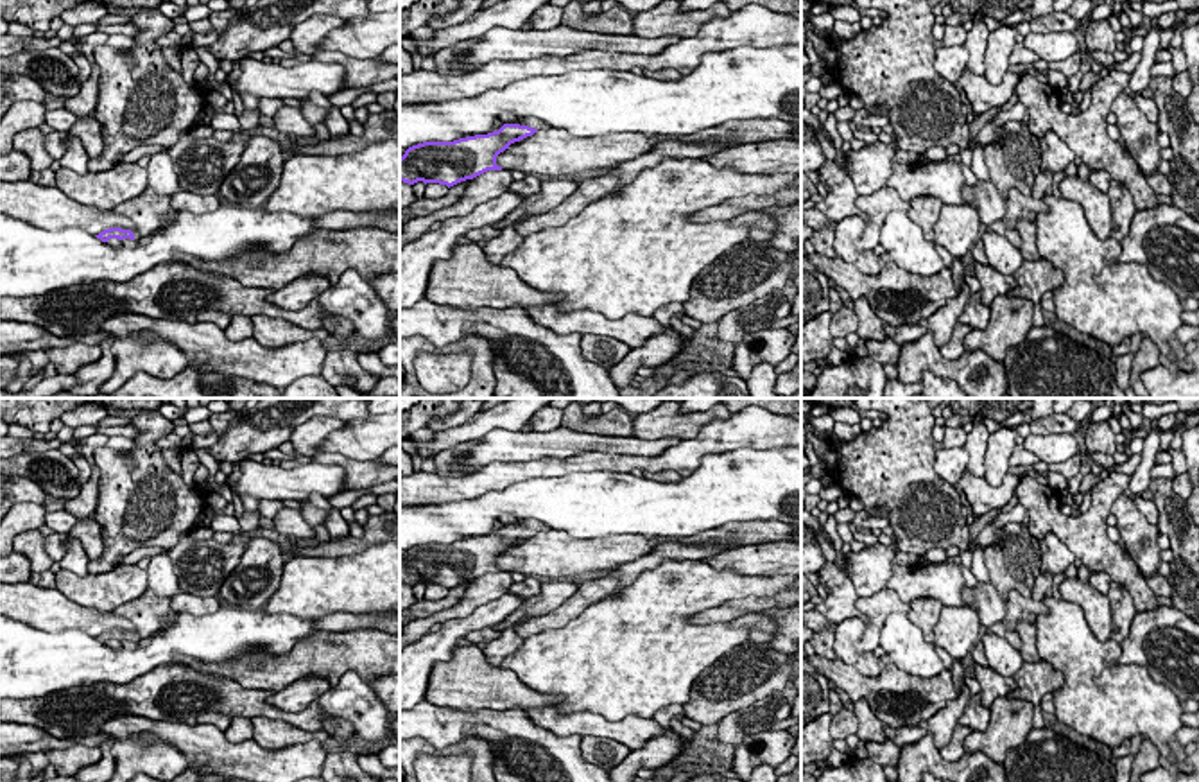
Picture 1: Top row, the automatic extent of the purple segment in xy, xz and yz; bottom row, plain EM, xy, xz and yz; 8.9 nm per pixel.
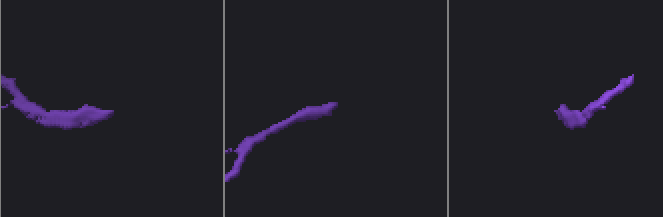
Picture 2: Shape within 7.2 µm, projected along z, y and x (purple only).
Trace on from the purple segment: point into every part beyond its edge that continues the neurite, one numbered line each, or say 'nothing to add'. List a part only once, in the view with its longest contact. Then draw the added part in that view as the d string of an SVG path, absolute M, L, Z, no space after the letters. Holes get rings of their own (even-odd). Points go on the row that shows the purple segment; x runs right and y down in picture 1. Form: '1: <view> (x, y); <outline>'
1: xz (534, 122); M523 117L516 124L529 126L529 127L534 127L534 129L550 129L548 124L545 124L543 120L536 118L536 117Z

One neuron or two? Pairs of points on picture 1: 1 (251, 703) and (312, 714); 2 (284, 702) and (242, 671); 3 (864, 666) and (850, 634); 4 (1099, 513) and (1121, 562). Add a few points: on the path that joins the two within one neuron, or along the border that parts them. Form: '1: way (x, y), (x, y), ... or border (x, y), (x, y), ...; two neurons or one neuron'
1: way (266, 709), (298, 718); one neuron
2: border (310, 675), (296, 678), (273, 695); two neurons
3: way (857, 659), (850, 651), (850, 641); one neuron
4: way (1099, 526), (1099, 540), (1108, 549); one neuron

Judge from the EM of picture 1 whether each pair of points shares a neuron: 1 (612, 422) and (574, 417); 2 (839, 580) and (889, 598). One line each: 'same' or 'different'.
1: same
2: different

